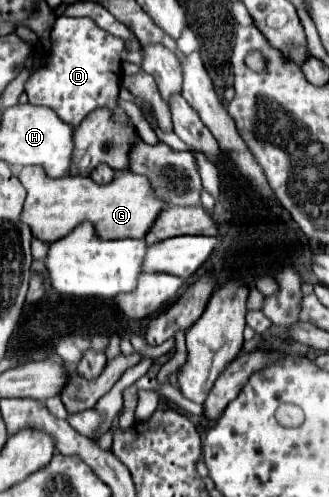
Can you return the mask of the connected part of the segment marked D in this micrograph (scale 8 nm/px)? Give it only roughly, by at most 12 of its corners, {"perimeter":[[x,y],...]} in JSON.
{"perimeter":[[58,16],[32,104],[78,126],[118,104],[124,40],[92,18]]}

